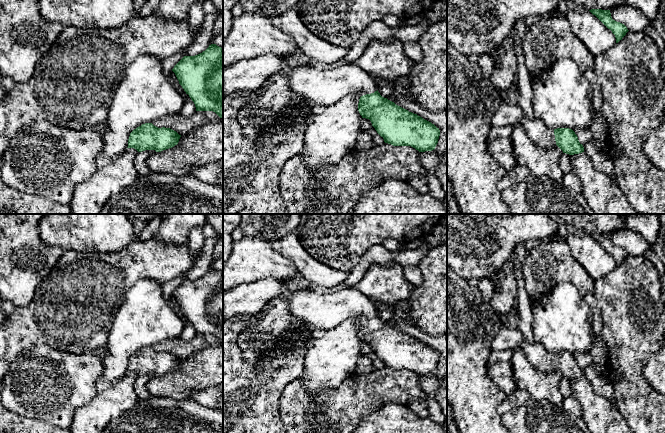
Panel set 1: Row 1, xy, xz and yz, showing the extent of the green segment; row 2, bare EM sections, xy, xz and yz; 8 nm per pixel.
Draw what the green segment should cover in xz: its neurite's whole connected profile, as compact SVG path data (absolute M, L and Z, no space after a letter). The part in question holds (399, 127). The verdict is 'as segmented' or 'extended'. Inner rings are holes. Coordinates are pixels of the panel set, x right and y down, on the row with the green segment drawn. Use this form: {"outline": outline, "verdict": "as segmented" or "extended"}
{"outline": "M355 63L328 70L314 65L295 66L287 74L287 79L289 88L293 92L309 99L321 108L338 102L348 94L359 94L361 96L358 103L360 115L371 121L372 126L385 143L393 146L411 146L419 152L432 151L438 143L439 128L417 114L382 97L377 90L375 80Z", "verdict": "extended"}

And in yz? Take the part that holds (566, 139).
{"outline": "M502 103L498 111L492 116L493 127L513 125L520 122L529 138L538 146L551 148L558 146L563 153L574 155L584 152L583 145L572 129L549 129L545 123L536 117L527 117L518 105Z", "verdict": "extended"}

